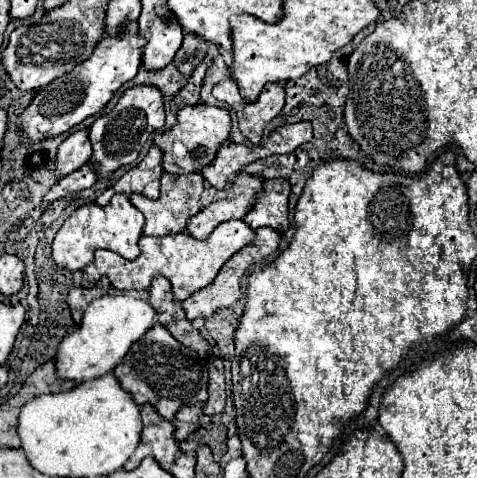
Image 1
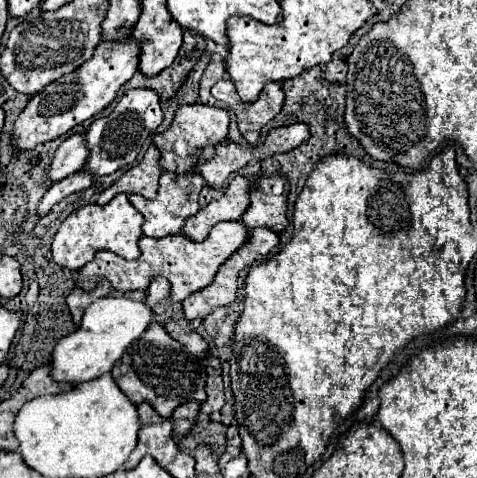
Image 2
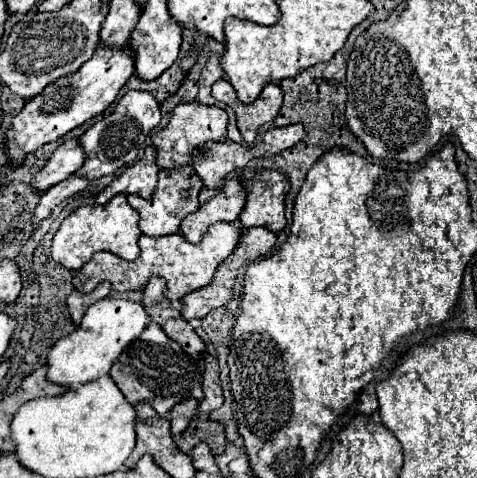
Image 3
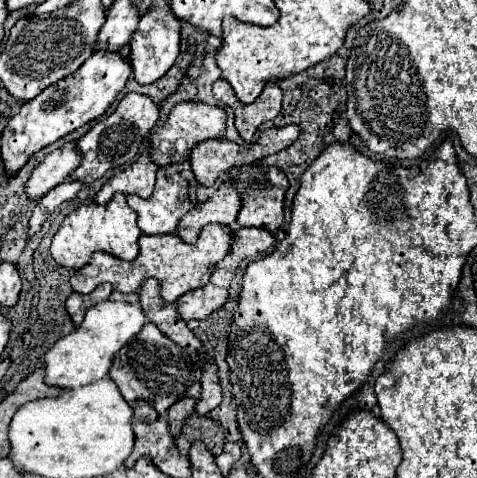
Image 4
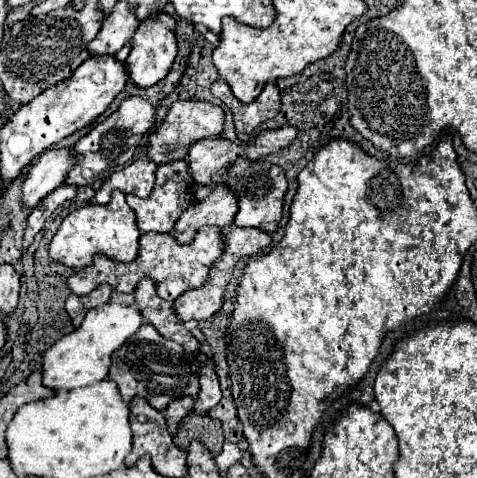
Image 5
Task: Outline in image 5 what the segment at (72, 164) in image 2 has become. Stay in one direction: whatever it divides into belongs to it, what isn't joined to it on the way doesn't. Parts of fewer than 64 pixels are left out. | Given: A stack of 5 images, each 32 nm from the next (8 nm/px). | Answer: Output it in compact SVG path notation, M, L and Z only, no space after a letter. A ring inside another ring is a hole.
M72 148L44 152L22 184L24 206L34 208L48 192L58 188L66 180L72 164L76 164L76 160L72 160Z

